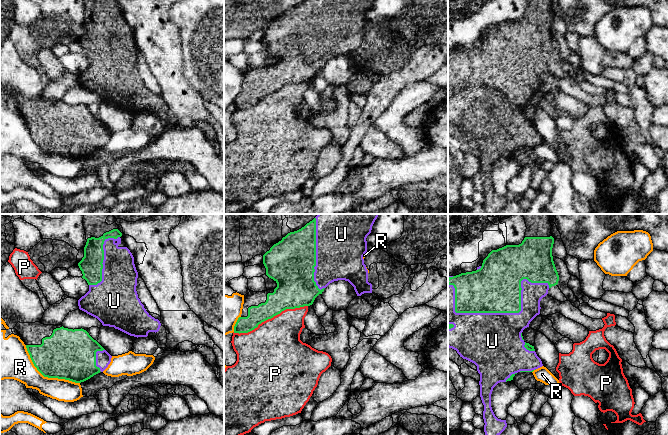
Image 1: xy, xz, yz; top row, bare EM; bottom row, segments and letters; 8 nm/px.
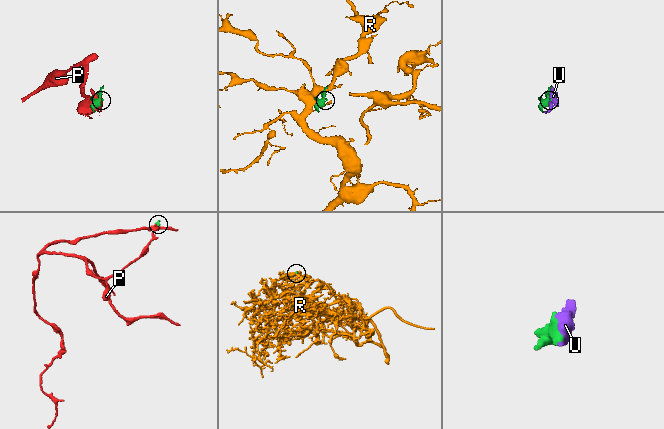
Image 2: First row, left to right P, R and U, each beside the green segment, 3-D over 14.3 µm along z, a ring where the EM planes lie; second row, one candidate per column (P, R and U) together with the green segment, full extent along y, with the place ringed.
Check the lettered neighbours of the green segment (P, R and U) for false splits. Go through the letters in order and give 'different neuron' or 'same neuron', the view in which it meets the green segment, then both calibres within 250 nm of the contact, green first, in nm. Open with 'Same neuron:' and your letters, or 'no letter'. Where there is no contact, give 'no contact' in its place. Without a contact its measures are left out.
Same neuron: U
P: different neuron; contact in xz; calibres 240 and 440 nm
R: different neuron; contact in xy; calibres 400 and 240 nm
U: same neuron; contact in yz; calibres 400 and 460 nm

